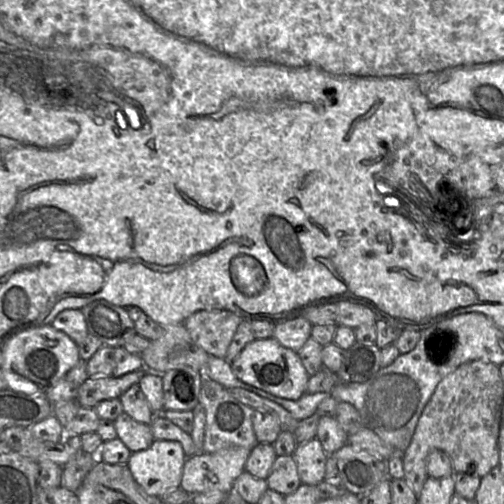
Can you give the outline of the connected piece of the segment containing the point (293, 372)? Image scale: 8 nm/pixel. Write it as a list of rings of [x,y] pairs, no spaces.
[[[274,338],[254,339],[231,362],[232,371],[244,383],[264,390],[274,396],[297,400],[307,393],[310,375],[297,352],[282,346]]]

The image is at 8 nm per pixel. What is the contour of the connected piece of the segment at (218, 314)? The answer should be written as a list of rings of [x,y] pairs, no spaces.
[[[201,310],[183,323],[193,341],[209,355],[225,358],[243,318],[228,310]]]

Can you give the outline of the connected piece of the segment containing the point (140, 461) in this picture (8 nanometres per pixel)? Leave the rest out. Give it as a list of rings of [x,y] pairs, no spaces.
[[[154,440],[148,449],[131,452],[126,465],[148,495],[161,497],[180,488],[186,459],[179,442]]]

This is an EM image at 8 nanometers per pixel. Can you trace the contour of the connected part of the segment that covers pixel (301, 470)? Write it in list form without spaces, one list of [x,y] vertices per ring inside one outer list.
[[[316,438],[297,443],[293,458],[302,484],[317,486],[324,481],[328,456]]]

